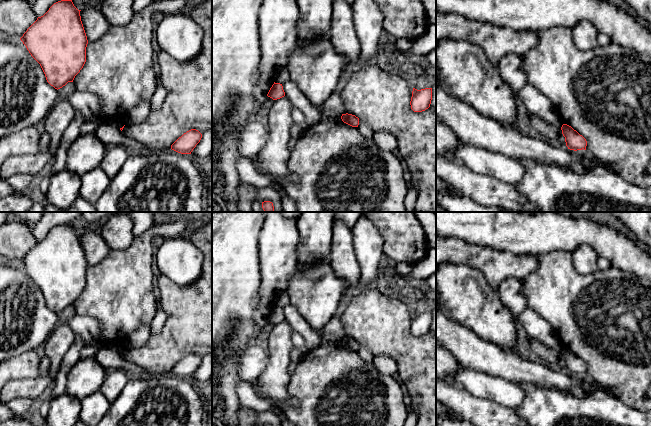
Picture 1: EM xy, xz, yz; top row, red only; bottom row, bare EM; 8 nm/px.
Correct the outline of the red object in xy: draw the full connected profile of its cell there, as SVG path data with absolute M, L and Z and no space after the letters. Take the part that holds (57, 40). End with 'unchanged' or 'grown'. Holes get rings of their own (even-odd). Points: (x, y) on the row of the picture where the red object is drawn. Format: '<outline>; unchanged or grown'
M72 0L58 1L43 16L38 17L20 38L31 56L40 64L47 82L57 90L73 82L86 62L88 40L80 11Z; unchanged

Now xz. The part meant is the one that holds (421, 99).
M413 88L410 101L411 109L414 112L422 112L430 107L432 100L432 88L417 90Z; unchanged

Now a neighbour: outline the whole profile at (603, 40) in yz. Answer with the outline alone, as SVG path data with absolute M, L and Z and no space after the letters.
M604 33L597 34L597 45L605 47L611 43L610 38Z

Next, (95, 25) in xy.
M87 7L80 11L81 21L88 42L93 42L103 37L110 28L110 24L99 7Z

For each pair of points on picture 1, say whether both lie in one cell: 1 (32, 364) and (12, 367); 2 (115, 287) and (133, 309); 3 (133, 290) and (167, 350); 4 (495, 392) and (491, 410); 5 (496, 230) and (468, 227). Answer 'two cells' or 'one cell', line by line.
1: one cell
2: one cell
3: two cells
4: two cells
5: one cell

